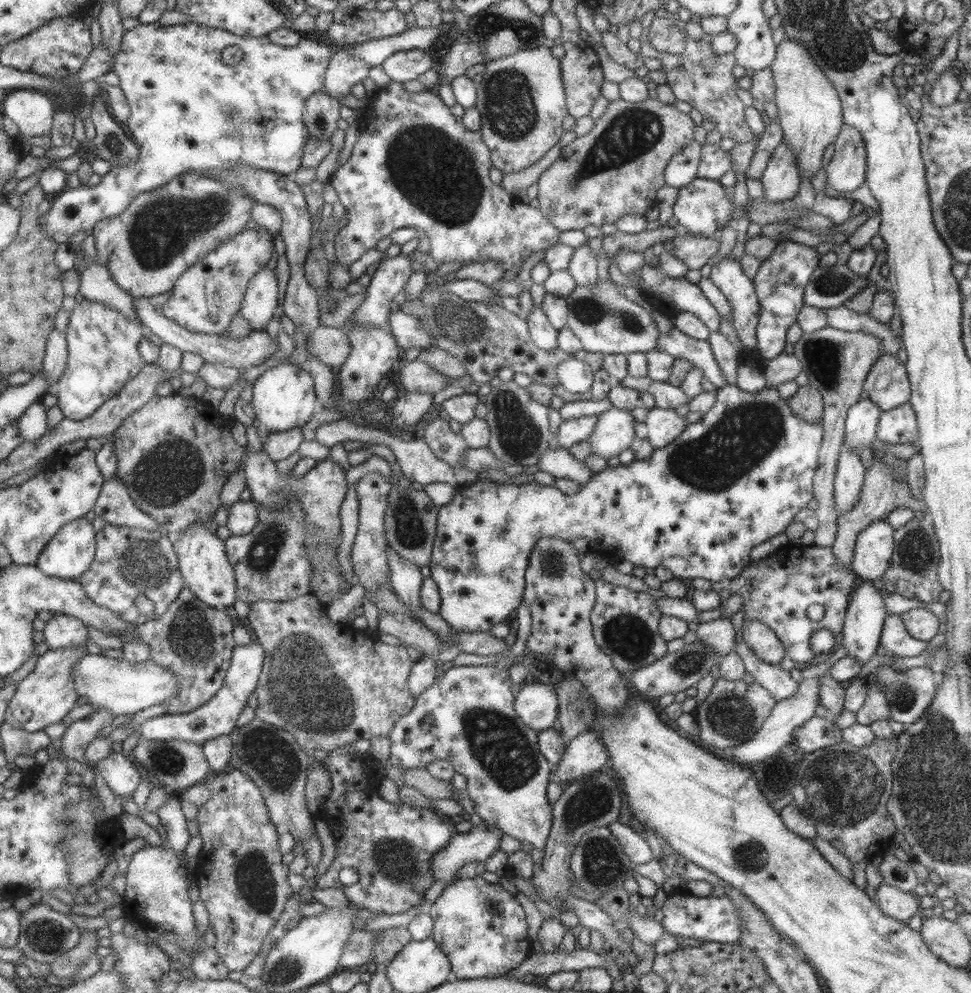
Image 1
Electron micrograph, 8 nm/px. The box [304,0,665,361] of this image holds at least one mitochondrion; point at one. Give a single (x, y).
(439, 175)

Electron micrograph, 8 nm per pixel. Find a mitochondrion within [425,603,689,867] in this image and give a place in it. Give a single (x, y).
(501, 748)

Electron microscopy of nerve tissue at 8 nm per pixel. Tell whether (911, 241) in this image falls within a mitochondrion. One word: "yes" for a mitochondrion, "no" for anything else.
no

